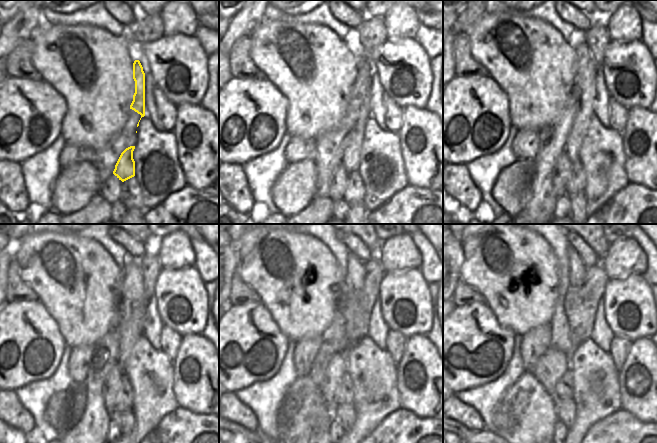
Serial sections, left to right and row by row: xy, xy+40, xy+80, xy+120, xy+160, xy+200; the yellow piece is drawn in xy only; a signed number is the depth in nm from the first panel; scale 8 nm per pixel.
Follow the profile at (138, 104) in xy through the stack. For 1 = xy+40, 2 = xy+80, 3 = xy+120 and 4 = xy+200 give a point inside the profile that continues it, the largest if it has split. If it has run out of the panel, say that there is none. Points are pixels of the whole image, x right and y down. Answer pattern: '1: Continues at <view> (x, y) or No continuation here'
1: Continues at xy+40 (360, 97)
2: Continues at xy+80 (582, 94)
3: Continues at xy+120 (132, 310)
4: Continues at xy+200 (577, 271)

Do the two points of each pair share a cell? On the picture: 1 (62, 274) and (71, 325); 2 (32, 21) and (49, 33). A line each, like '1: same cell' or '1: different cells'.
1: same cell
2: different cells

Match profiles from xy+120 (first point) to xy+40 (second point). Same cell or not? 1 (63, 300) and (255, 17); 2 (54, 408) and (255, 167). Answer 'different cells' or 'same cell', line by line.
1: different cells
2: different cells

